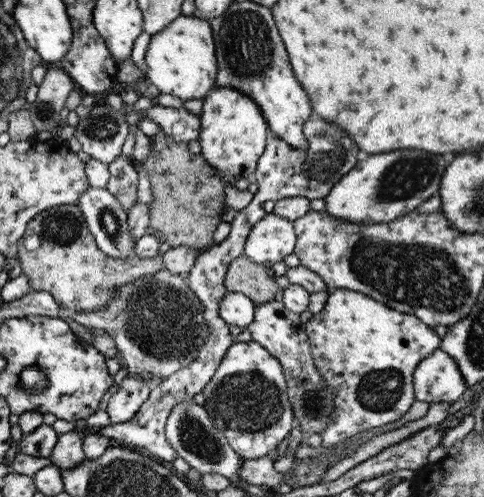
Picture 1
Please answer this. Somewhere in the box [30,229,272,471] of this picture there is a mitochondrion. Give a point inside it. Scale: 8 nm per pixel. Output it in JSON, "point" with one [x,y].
{"point":[161,319]}

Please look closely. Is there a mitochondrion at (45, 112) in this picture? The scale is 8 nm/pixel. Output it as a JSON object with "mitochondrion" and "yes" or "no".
{"mitochondrion":"yes"}

